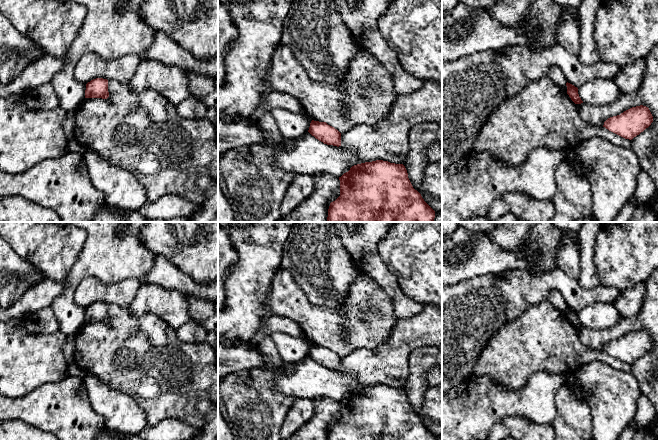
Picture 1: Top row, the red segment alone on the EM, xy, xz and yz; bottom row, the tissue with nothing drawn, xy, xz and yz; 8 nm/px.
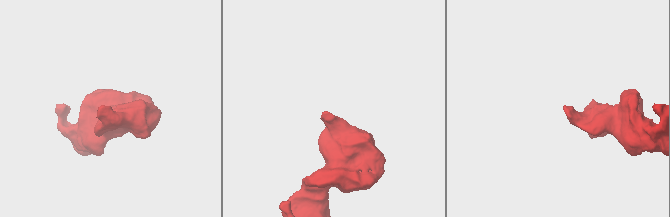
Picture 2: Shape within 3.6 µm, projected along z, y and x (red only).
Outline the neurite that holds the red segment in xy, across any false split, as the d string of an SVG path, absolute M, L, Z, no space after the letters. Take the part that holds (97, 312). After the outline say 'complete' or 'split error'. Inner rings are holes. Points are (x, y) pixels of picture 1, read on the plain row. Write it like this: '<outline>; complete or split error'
M96 302L86 308L85 322L102 322L107 323L108 304L103 302Z; complete

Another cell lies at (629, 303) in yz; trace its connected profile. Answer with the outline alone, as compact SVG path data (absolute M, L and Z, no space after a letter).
M641 282L620 292L620 296L613 303L620 317L635 319L638 316L644 303L645 290L646 284Z

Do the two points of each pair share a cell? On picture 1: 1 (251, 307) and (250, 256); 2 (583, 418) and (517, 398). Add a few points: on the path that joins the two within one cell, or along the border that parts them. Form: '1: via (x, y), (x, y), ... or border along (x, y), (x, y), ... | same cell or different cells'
1: via (250, 294), (250, 269) | same cell
2: border along (560, 387), (555, 395), (556, 417), (551, 424) | different cells

